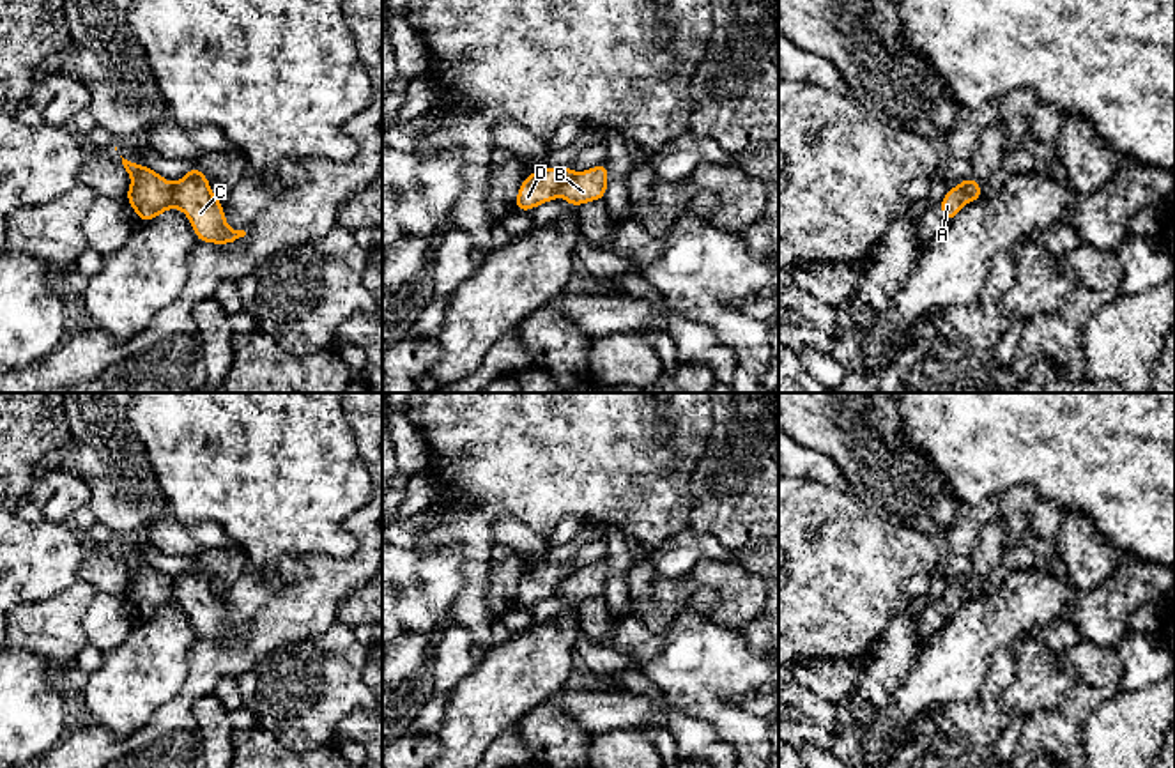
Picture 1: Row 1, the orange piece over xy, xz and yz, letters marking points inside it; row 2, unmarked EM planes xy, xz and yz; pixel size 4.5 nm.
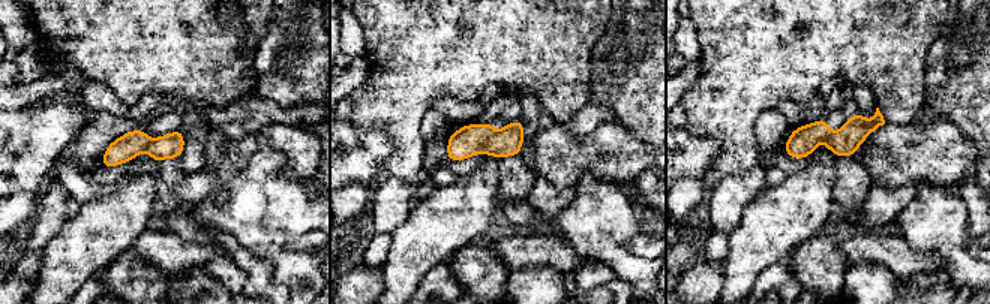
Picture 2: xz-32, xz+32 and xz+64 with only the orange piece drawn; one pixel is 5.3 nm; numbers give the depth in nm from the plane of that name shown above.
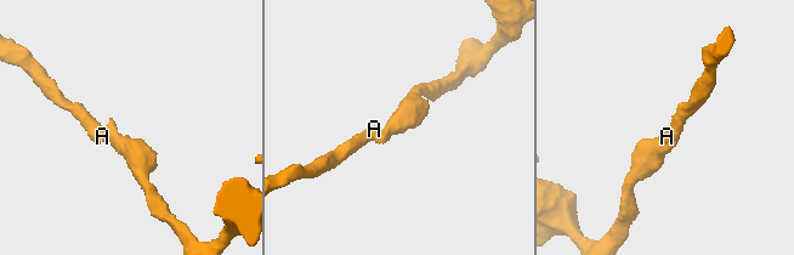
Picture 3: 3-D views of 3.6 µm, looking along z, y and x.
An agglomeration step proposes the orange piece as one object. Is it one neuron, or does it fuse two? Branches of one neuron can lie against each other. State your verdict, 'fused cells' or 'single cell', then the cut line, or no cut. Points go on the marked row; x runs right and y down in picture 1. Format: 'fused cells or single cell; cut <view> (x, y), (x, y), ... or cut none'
fused cells; cut xz (574, 174), (563, 183), (558, 195)

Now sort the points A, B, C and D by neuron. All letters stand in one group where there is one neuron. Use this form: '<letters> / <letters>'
A D / B C

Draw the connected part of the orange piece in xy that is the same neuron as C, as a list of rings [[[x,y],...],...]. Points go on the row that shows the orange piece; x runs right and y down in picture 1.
[[[196,165],[175,184],[170,184],[173,204],[182,211],[202,242],[234,244],[244,237],[244,230],[232,230],[225,219],[225,209],[211,191],[209,179]]]

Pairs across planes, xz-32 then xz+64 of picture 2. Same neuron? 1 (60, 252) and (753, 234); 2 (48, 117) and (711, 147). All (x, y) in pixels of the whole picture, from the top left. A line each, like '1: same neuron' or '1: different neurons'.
1: same neuron
2: same neuron

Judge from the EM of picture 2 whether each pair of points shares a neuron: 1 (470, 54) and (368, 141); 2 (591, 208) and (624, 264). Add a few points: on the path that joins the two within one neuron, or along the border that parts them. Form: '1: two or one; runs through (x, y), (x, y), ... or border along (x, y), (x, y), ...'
1: two; border along (350, 117), (386, 131), (392, 153), (384, 163)
2: one; runs through (600, 222), (600, 228), (614, 250)

